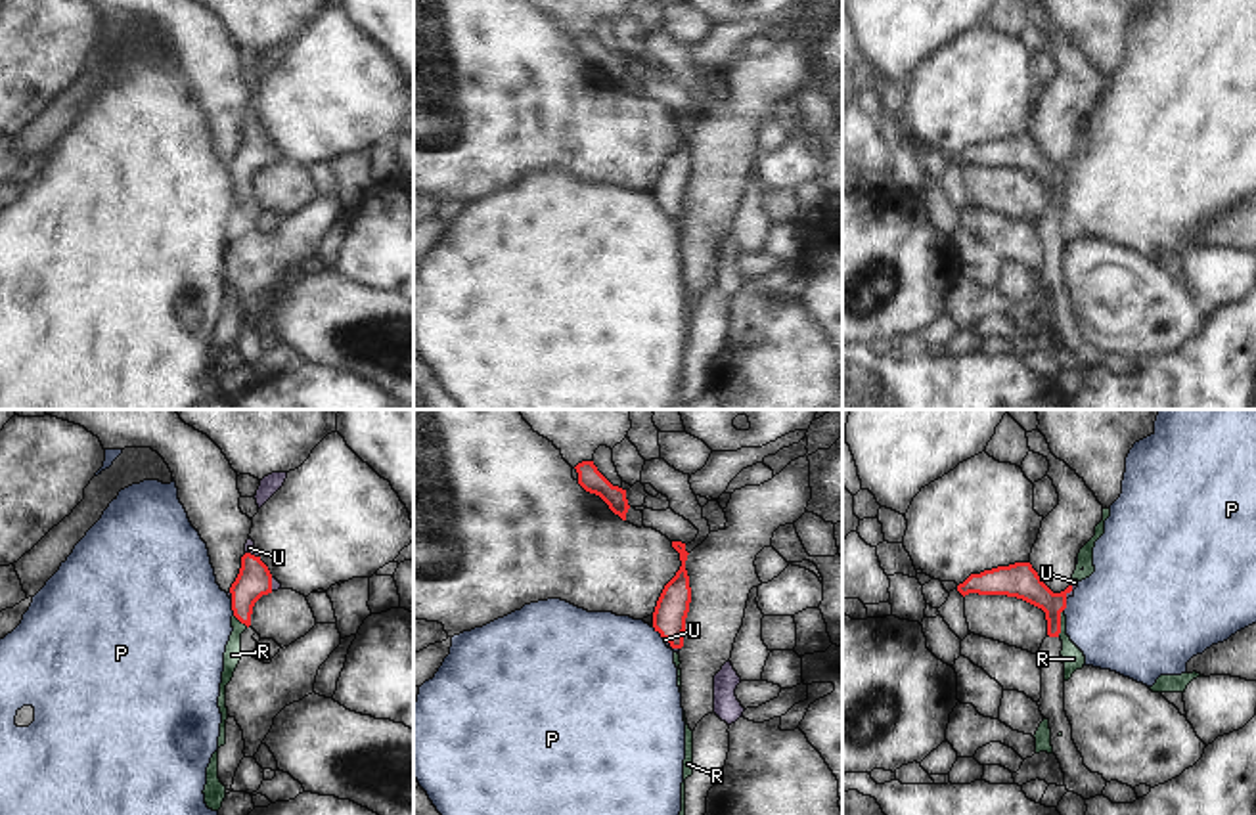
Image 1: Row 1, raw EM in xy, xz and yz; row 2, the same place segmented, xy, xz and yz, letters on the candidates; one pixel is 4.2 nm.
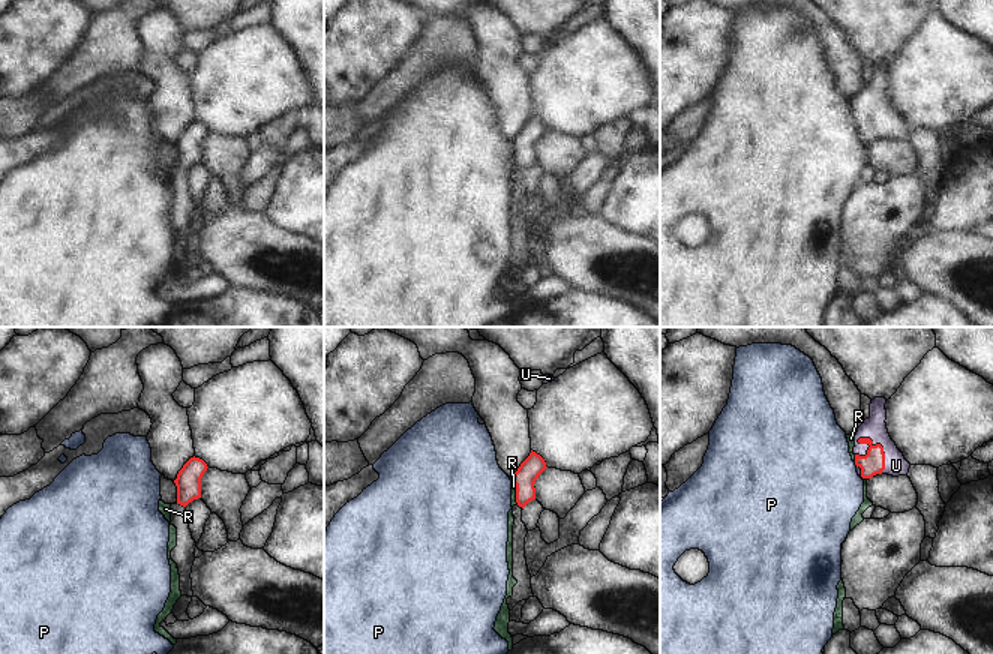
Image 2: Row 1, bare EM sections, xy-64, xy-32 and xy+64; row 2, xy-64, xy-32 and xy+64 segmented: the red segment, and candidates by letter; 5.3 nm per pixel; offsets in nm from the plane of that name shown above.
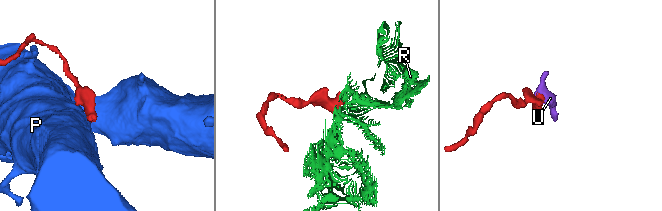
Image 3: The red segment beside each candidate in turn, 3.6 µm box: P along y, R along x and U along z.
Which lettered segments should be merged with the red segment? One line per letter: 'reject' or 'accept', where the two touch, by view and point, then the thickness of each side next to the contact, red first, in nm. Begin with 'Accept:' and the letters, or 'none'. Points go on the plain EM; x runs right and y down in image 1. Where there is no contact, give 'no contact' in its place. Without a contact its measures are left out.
Accept: U
P: reject; meets red in xy at (232, 178); 140 nm thick on the red side, 480 nm on the other
R: reject; meets red in yz at (1059, 194); 150 nm thick on the red side, 90 nm on the other
U: accept; meets red in xz at (671, 217); 140 nm thick on the red side, 20 nm on the other

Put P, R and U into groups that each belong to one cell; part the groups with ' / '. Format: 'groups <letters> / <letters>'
groups P R / U

